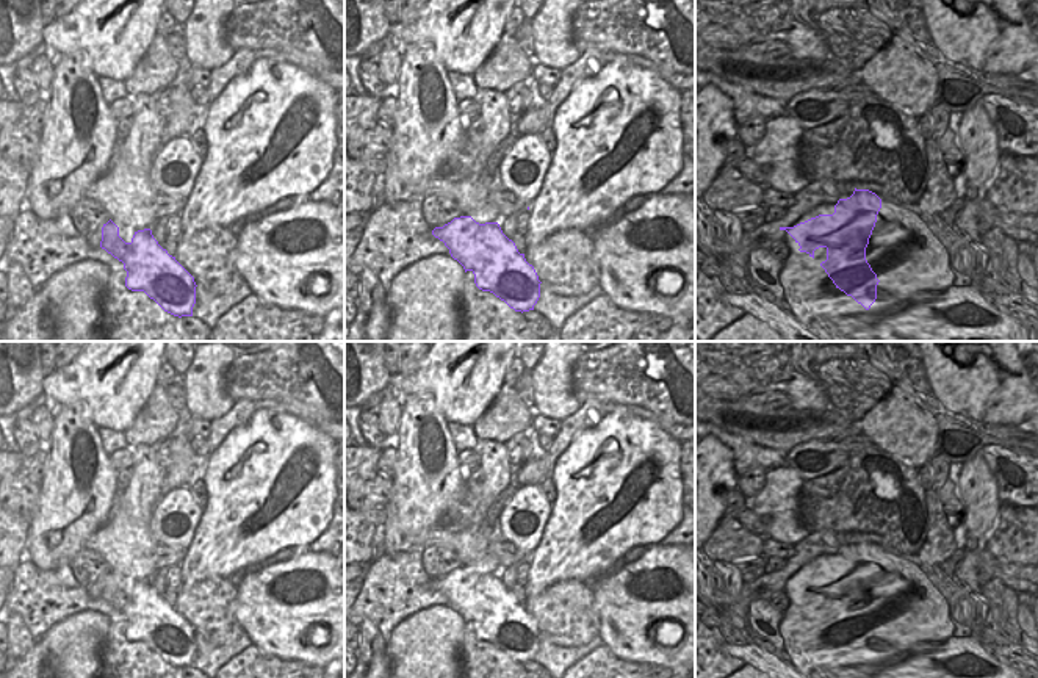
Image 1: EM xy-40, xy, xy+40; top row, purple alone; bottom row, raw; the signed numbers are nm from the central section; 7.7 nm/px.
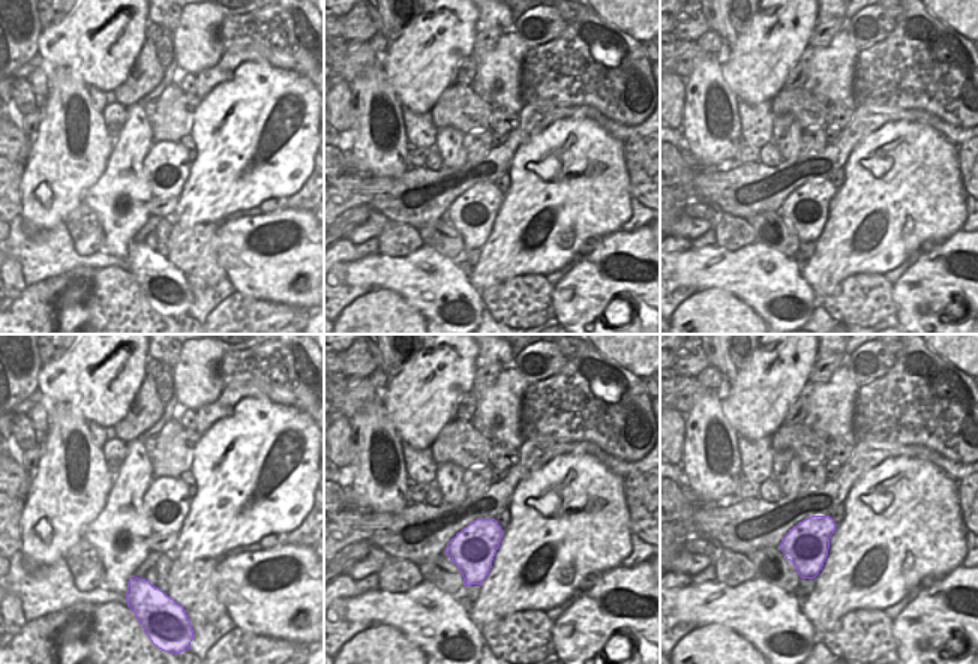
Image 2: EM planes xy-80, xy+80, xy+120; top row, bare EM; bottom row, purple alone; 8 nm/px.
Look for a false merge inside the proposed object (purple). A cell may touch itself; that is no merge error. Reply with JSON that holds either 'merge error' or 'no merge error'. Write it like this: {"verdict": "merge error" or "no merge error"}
{"verdict": "merge error"}

